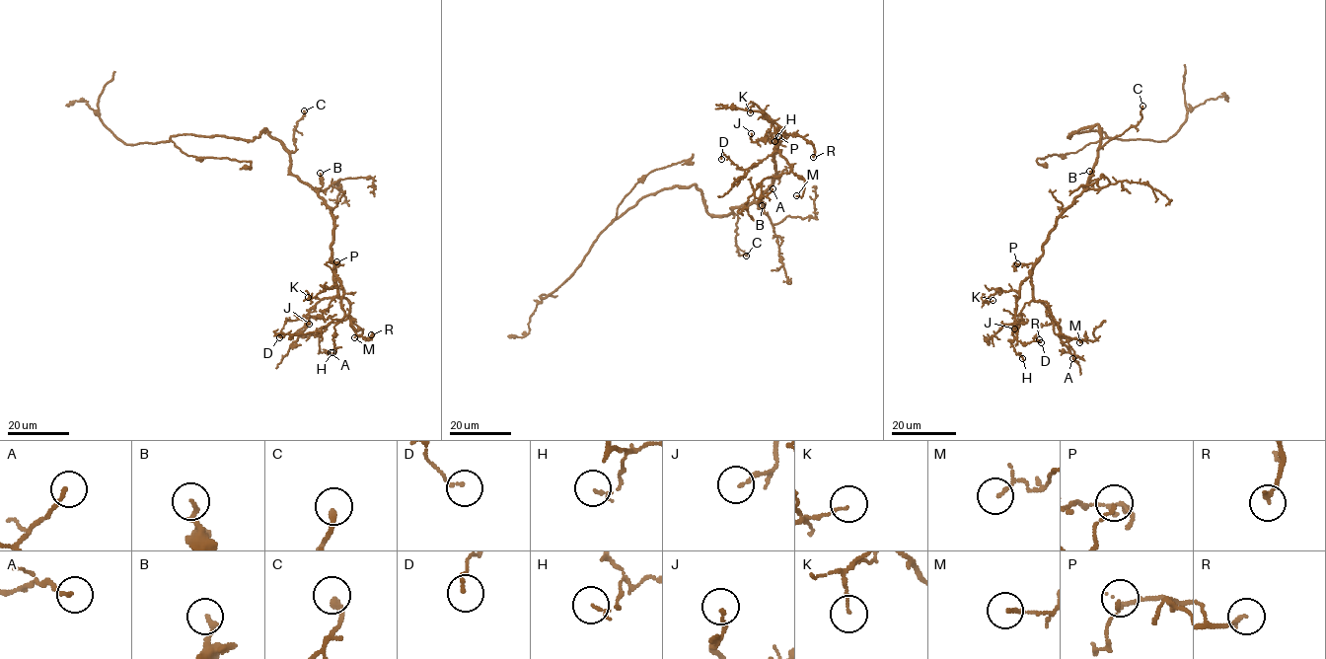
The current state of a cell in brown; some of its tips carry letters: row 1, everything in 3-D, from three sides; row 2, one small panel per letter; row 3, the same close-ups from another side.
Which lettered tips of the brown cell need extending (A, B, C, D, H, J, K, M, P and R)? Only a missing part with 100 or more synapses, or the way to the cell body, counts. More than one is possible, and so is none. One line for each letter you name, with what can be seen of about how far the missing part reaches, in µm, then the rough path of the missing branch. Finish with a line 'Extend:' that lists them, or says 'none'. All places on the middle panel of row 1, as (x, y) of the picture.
Extend: none

